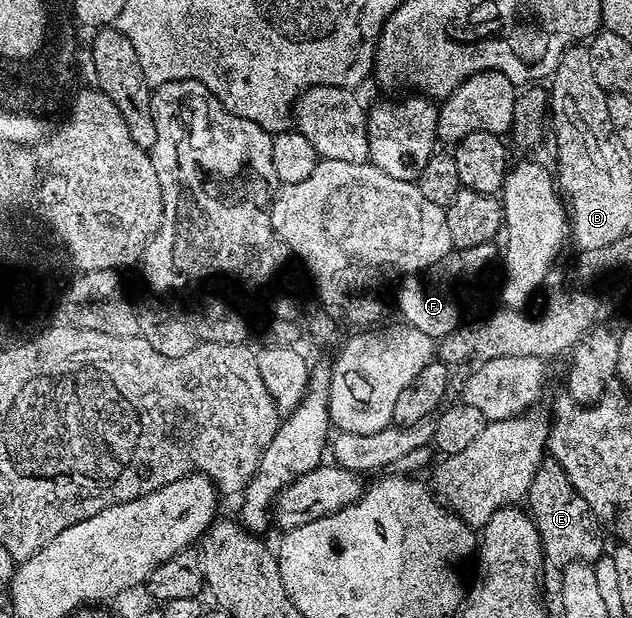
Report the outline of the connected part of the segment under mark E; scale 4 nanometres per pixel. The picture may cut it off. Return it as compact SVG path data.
M545 457L540 463L525 501L540 535L542 556L555 569L575 562L596 561L604 554L598 516L571 485L563 467L552 457Z

